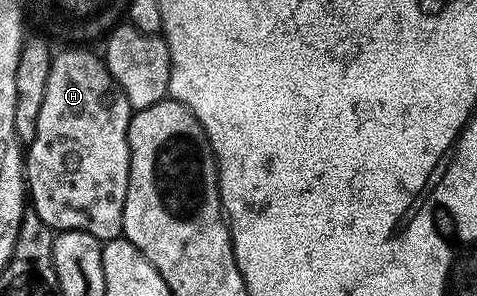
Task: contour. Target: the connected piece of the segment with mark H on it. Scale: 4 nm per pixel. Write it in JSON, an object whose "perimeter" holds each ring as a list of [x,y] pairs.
{"perimeter":[[[68,45],[65,51],[57,50],[52,57],[50,77],[46,81],[46,97],[42,101],[42,109],[38,113],[38,129],[34,129],[34,141],[26,147],[26,195],[30,200],[31,210],[42,217],[42,221],[53,232],[81,231],[90,233],[96,239],[107,241],[121,238],[124,229],[124,202],[128,188],[128,170],[130,169],[130,153],[128,152],[128,126],[134,114],[134,108],[126,101],[126,93],[114,81],[108,67],[99,54],[87,51],[84,45]]]}

